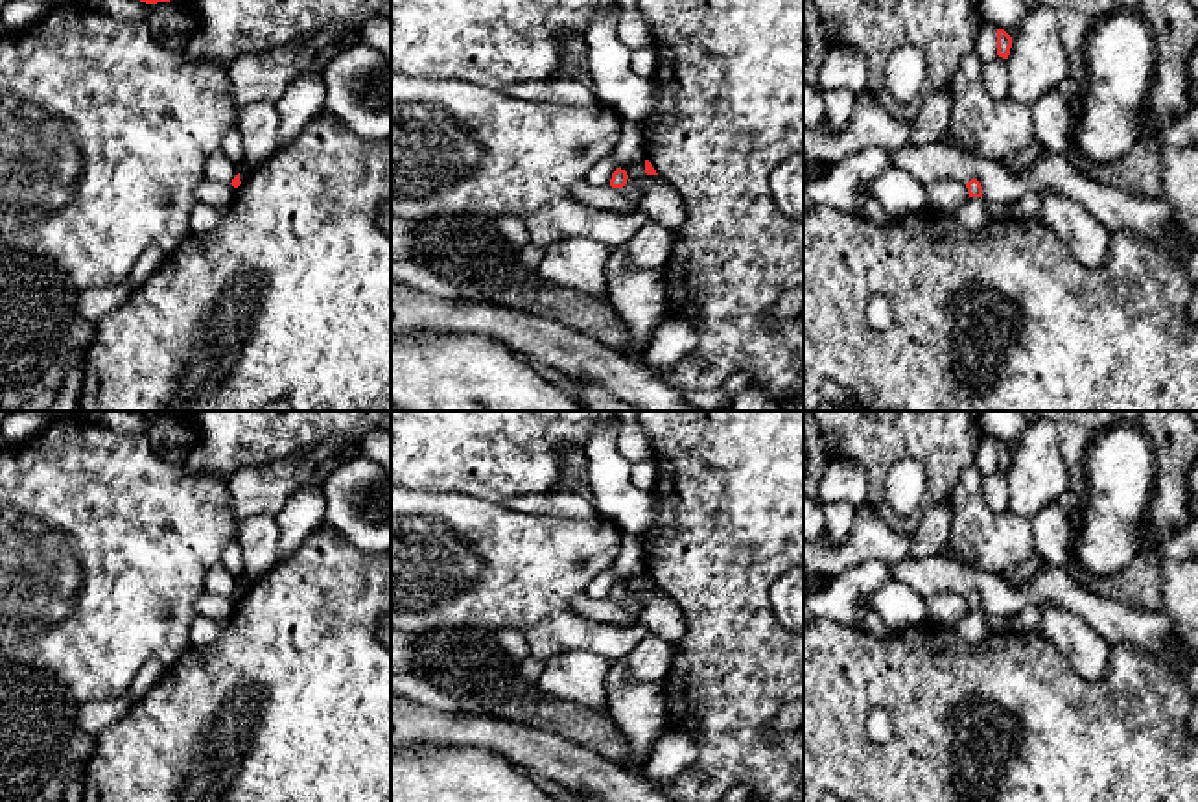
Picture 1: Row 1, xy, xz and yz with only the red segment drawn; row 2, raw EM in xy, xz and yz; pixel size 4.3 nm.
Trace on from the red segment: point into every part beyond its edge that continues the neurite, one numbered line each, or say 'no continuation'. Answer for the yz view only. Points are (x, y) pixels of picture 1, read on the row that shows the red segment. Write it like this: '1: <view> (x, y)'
no continuation

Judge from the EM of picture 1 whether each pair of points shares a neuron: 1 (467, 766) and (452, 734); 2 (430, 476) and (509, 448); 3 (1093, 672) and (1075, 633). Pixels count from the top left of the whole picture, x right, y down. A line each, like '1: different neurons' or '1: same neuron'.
1: different neurons
2: same neuron
3: same neuron

